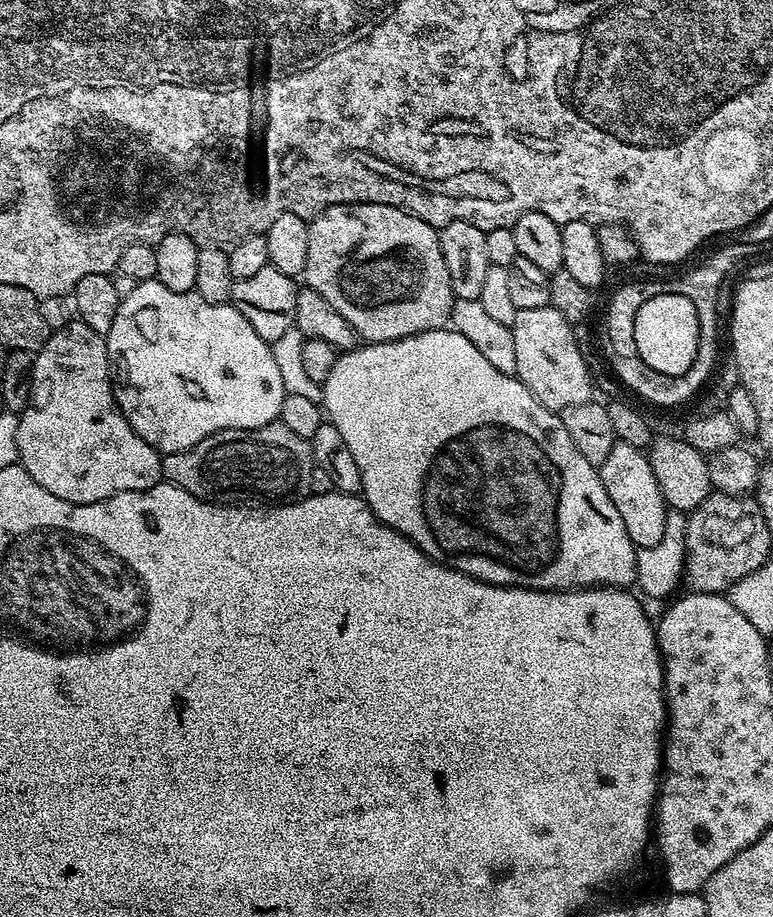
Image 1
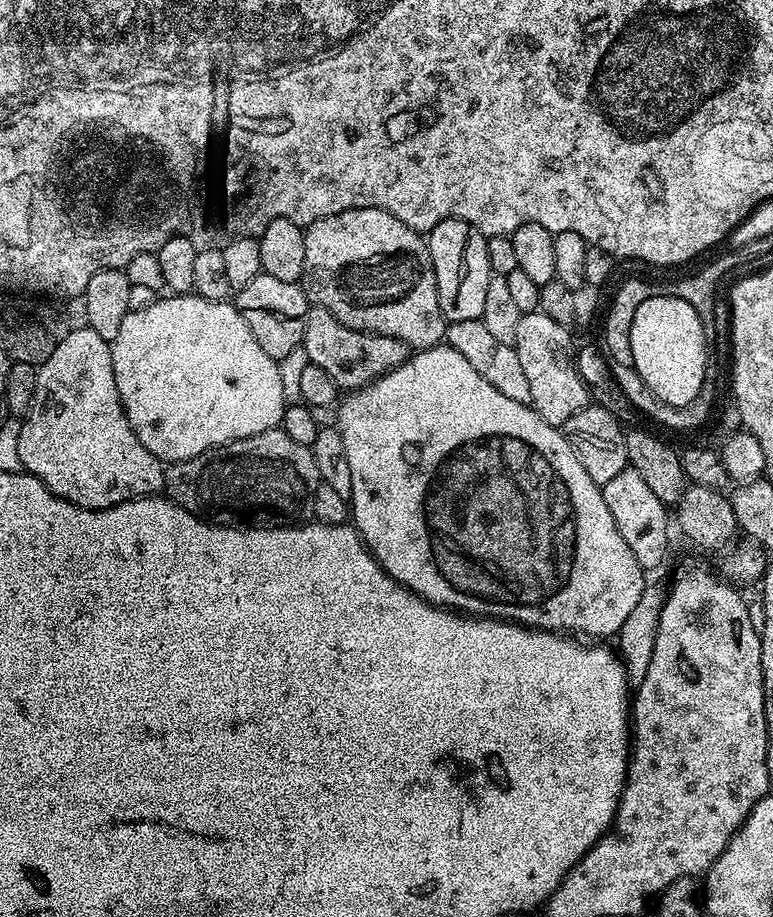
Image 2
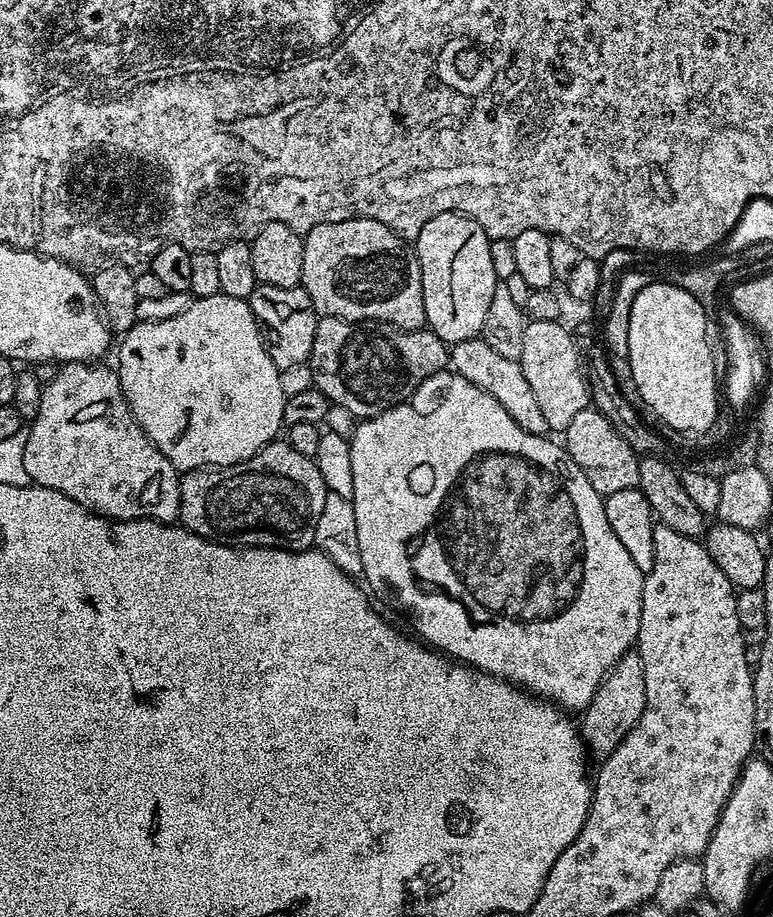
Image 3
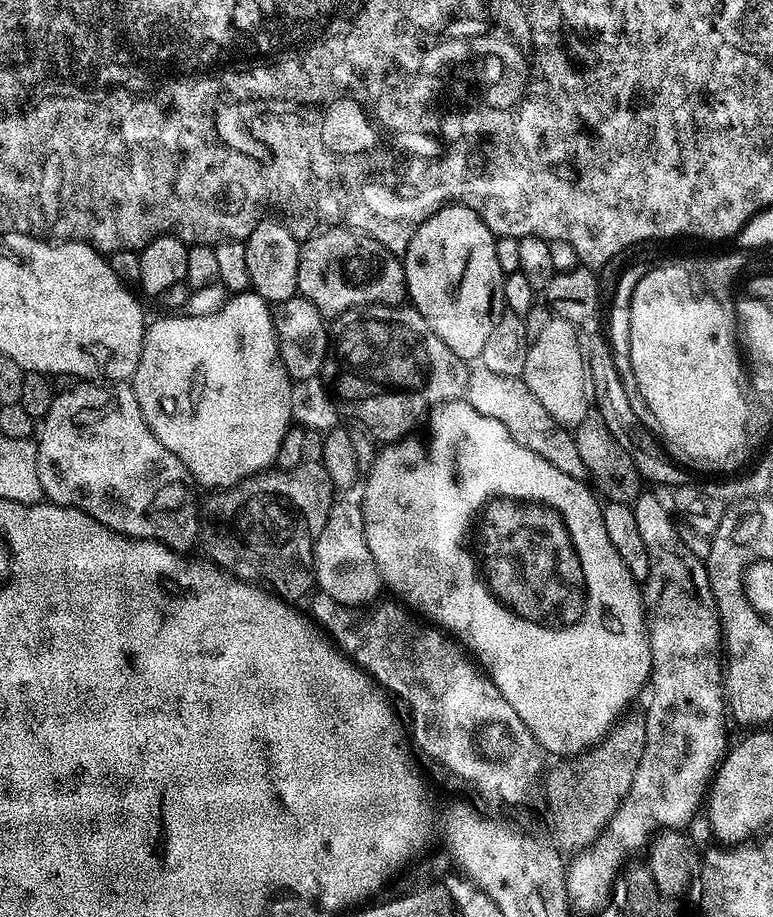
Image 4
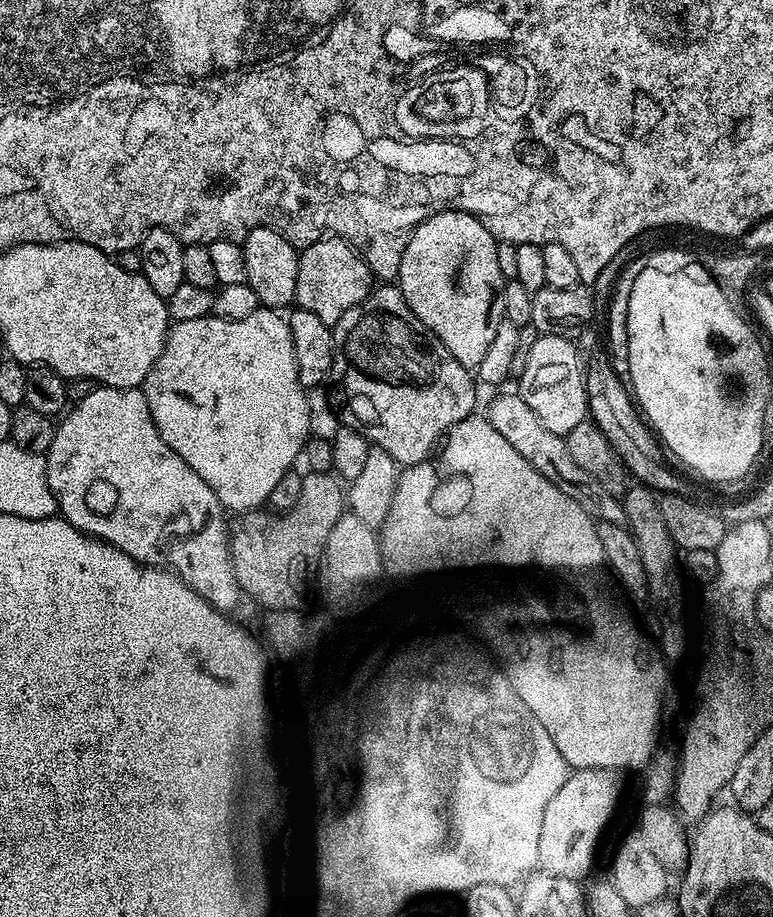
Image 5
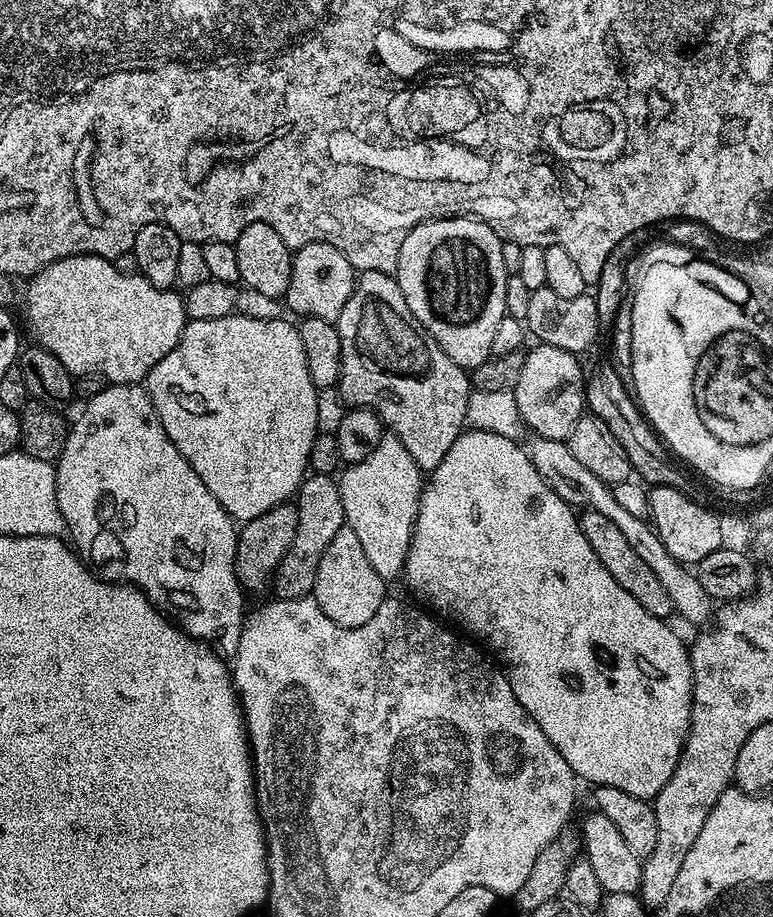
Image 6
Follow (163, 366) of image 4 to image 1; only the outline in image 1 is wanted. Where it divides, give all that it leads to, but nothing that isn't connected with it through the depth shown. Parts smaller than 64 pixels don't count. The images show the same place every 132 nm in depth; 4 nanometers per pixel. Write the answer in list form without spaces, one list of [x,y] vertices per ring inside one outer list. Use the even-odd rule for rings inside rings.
[[[158,279],[142,280],[136,285],[134,291],[121,299],[118,314],[114,314],[114,326],[110,326],[106,343],[108,345],[108,369],[112,372],[114,398],[122,410],[126,422],[130,422],[130,426],[136,431],[138,438],[142,438],[151,448],[155,448],[161,454],[190,450],[190,446],[202,442],[202,438],[222,430],[261,428],[273,423],[282,410],[282,402],[286,393],[282,386],[282,377],[280,377],[278,365],[274,362],[274,354],[269,341],[261,338],[254,330],[254,326],[250,326],[250,322],[246,322],[246,318],[242,318],[240,311],[232,307],[231,303],[206,302],[206,298],[202,298],[195,290],[175,292],[166,286],[162,286],[162,282]]]

